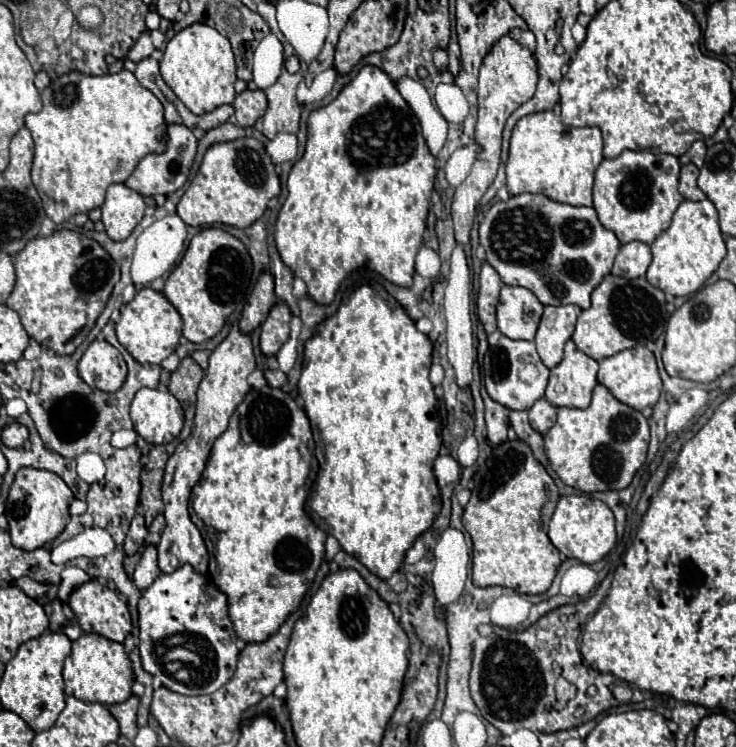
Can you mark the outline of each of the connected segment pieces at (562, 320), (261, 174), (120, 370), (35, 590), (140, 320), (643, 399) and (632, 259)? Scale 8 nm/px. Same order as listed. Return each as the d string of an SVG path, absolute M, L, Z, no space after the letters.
M574 304L546 306L538 332L536 346L544 366L554 368L564 356L564 344L570 340L580 308Z
M238 138L232 142L212 144L202 160L198 176L178 202L178 216L188 226L228 224L248 228L266 210L270 198L280 194L280 178L264 144L256 138Z
M94 340L80 358L78 374L92 388L116 392L126 380L126 362L112 344Z
M28 576L18 578L16 580L16 586L22 588L30 598L40 598L40 596L44 596L48 592L48 586L46 584L40 584L40 582L36 582L36 580L28 578Z
M142 288L136 292L134 300L124 306L122 318L116 324L116 336L118 336L120 344L140 364L160 364L178 346L178 340L182 336L182 318L162 292L156 292L152 288Z
M634 346L602 360L598 370L598 382L604 384L620 402L632 406L634 410L644 410L646 406L654 406L662 394L662 380L658 376L656 358L646 346Z
M628 242L620 248L612 272L620 278L640 278L646 274L650 262L652 262L652 252L648 244Z

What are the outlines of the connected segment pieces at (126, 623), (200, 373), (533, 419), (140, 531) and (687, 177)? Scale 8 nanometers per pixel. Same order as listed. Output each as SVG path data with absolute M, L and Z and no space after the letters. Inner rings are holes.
M90 580L90 582L84 582L84 584L76 586L70 592L68 604L70 604L70 608L72 608L80 628L84 632L96 632L96 634L102 634L108 640L124 642L126 634L130 634L130 630L132 630L132 618L130 618L126 600L116 590L110 590L100 580Z
M186 356L180 362L178 370L172 372L172 378L170 378L168 390L184 406L188 426L192 424L192 416L194 416L192 408L196 404L196 390L198 390L198 384L202 382L202 378L204 378L204 370L196 364L196 360L192 356Z
M540 398L528 412L530 412L530 426L540 434L546 434L556 422L556 406L552 406L546 398Z
M136 514L136 516L132 518L130 530L128 530L128 534L126 534L124 552L126 552L126 554L136 554L138 548L144 544L146 536L148 536L148 530L146 530L146 526L144 526L144 516Z
M694 164L681 166L678 188L686 200L704 200L706 198L706 194L698 188L696 178L698 178L698 168Z

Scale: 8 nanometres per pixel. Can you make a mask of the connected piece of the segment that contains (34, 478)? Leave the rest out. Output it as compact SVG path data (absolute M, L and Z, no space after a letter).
M20 470L6 502L6 518L12 544L22 550L36 550L46 542L52 542L56 536L62 534L64 526L70 520L68 506L72 500L72 490L58 475L48 474L48 470Z

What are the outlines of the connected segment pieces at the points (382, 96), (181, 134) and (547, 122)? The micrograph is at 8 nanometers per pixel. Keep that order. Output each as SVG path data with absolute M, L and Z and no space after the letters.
M364 66L334 102L314 110L308 118L308 144L304 156L290 170L288 198L280 208L274 230L282 262L306 282L308 296L316 304L334 300L352 266L368 264L388 282L412 286L414 258L422 246L434 180L436 156L424 142L418 118L384 70Z
M170 124L166 128L168 134L168 148L162 154L148 154L140 160L136 170L130 174L130 178L124 182L128 188L136 190L142 196L156 196L156 194L170 194L184 186L188 180L194 156L196 156L196 138L190 128L180 124Z
M556 104L552 110L528 114L518 120L518 124L512 130L510 138L510 156L506 164L506 176L508 176L508 190L510 194L544 194L556 202L564 202L570 206L592 206L592 182L594 172L604 160L603 138L598 128L574 128L566 126L561 121L561 107Z

